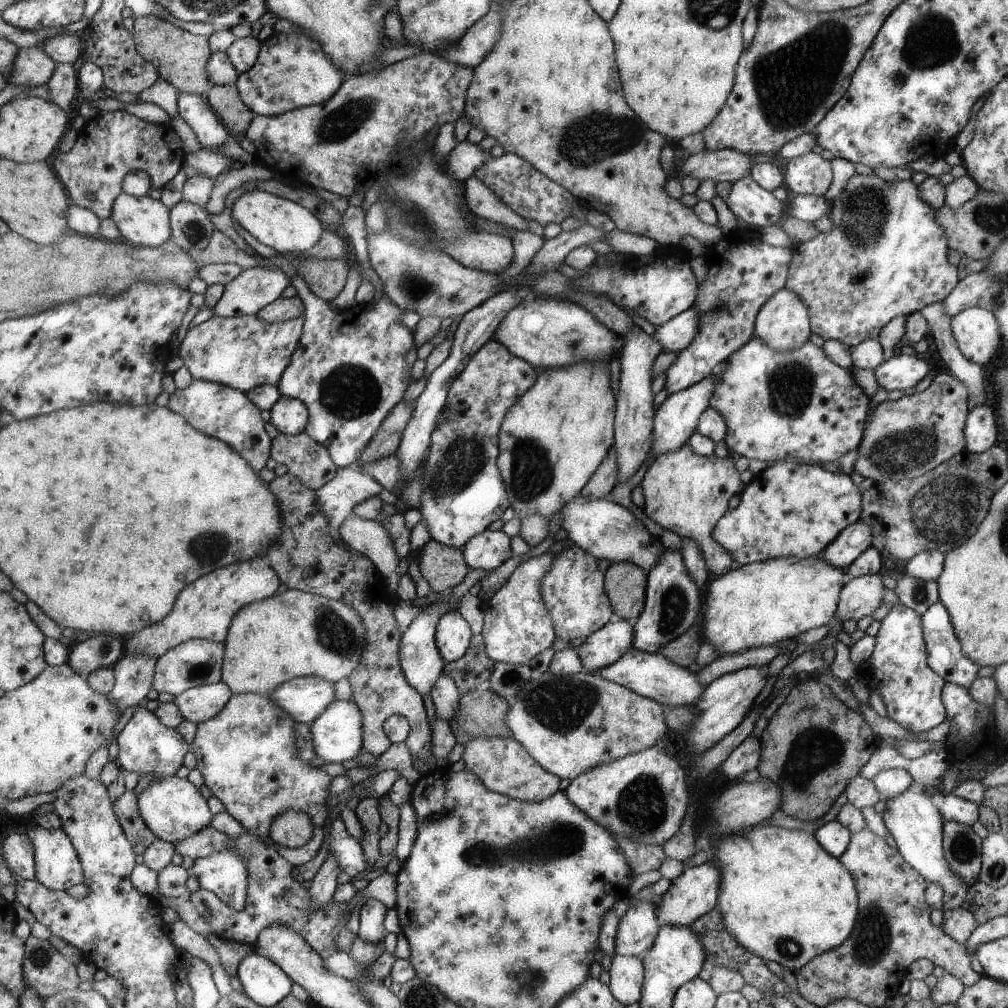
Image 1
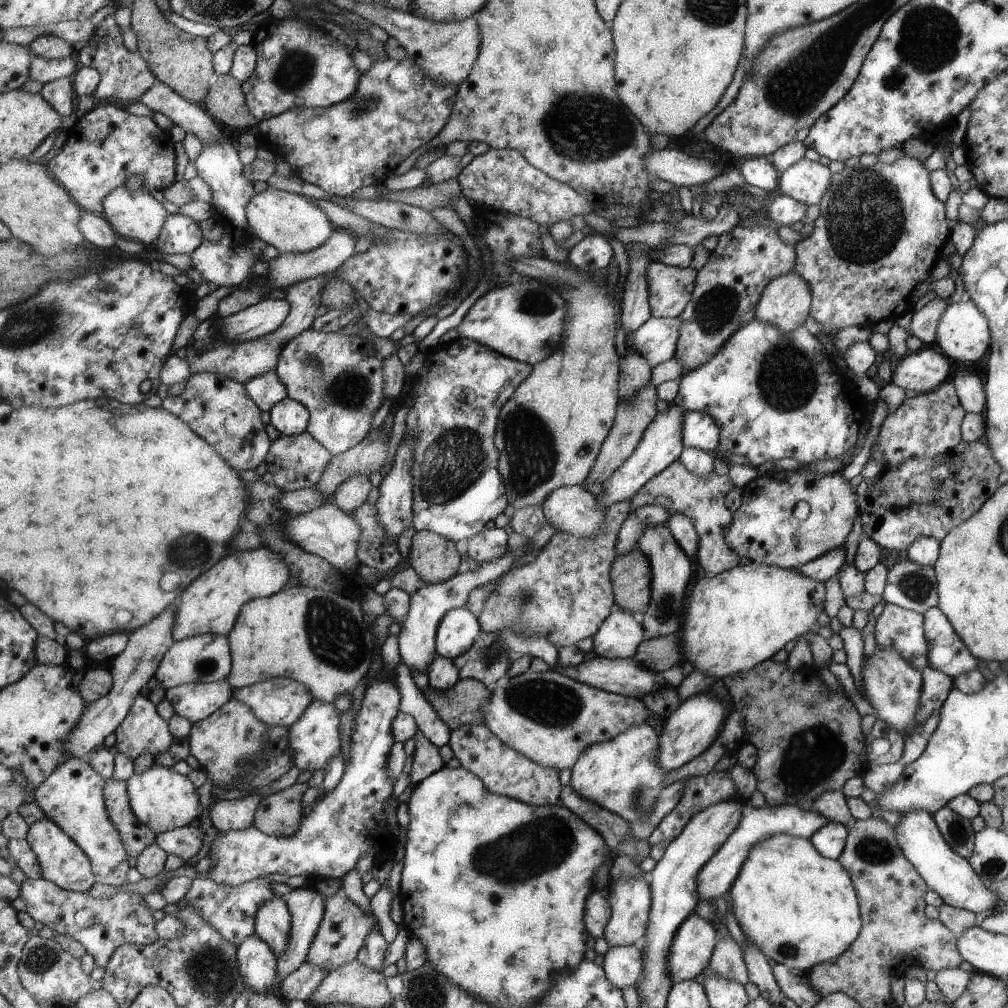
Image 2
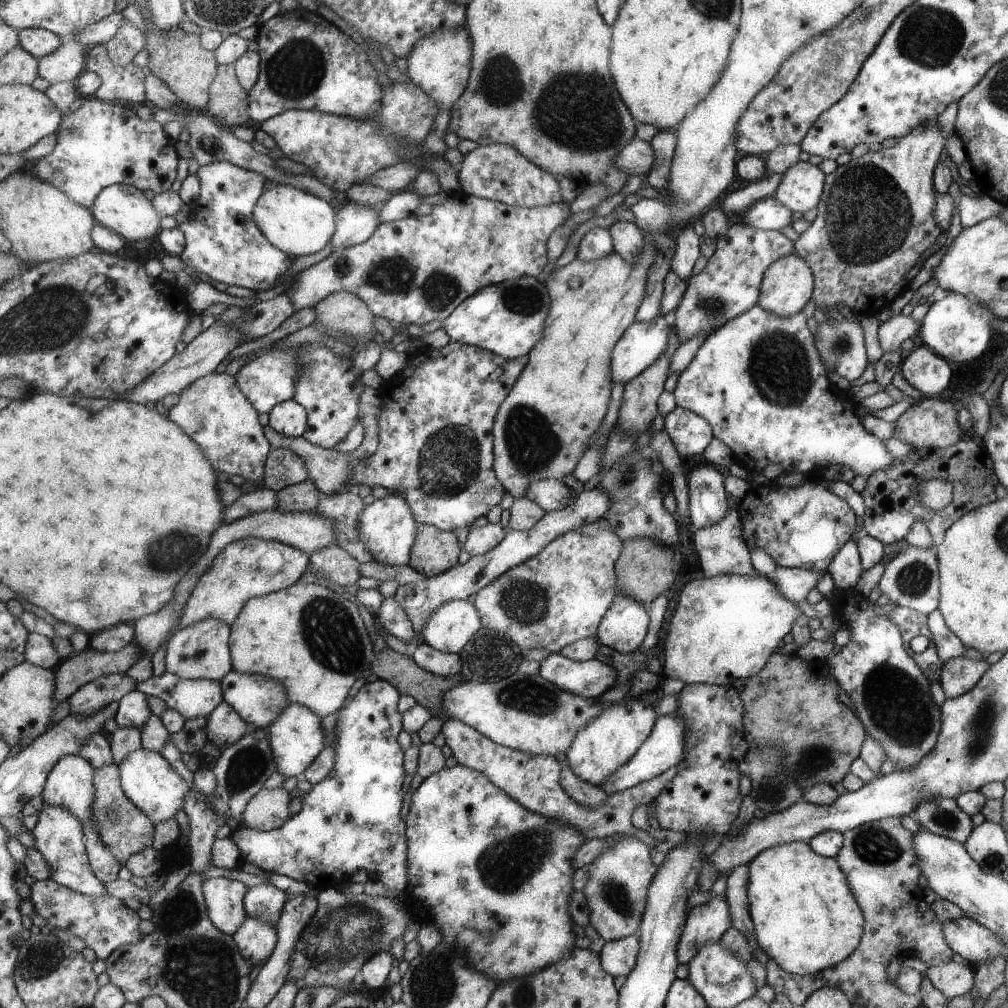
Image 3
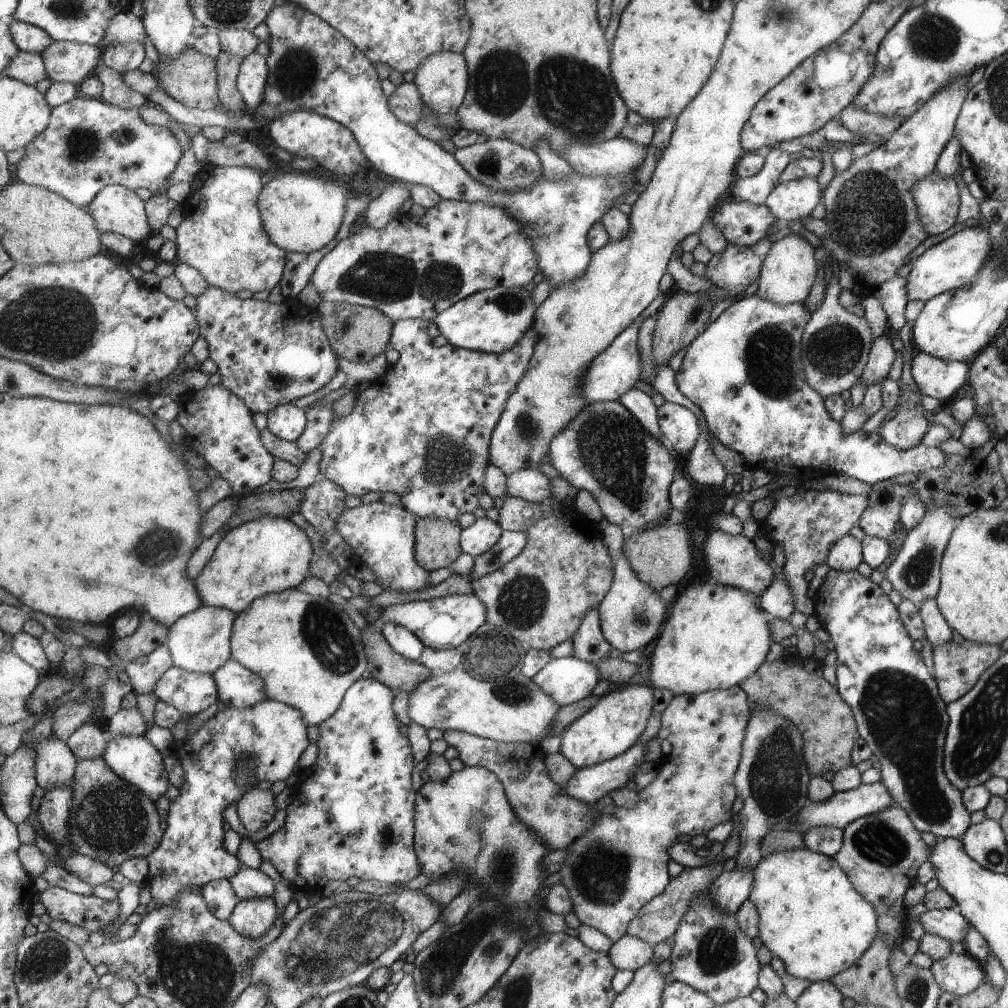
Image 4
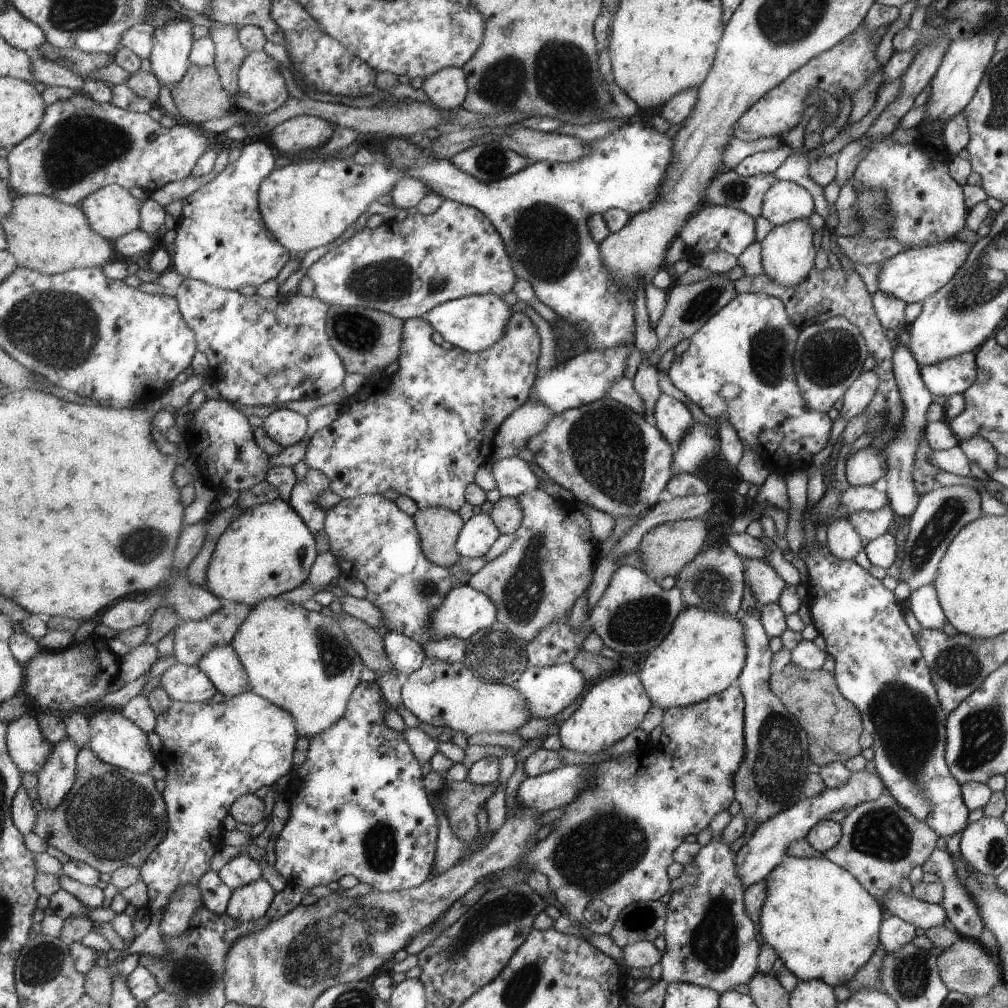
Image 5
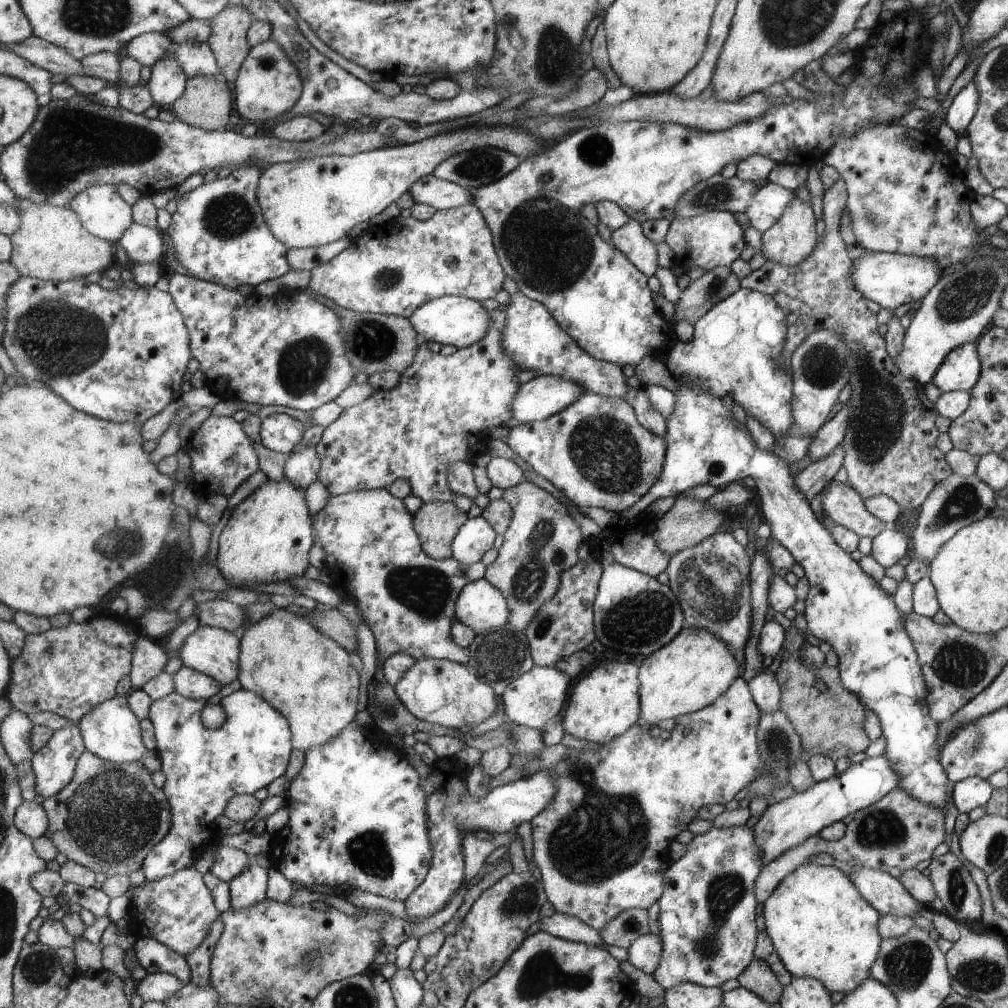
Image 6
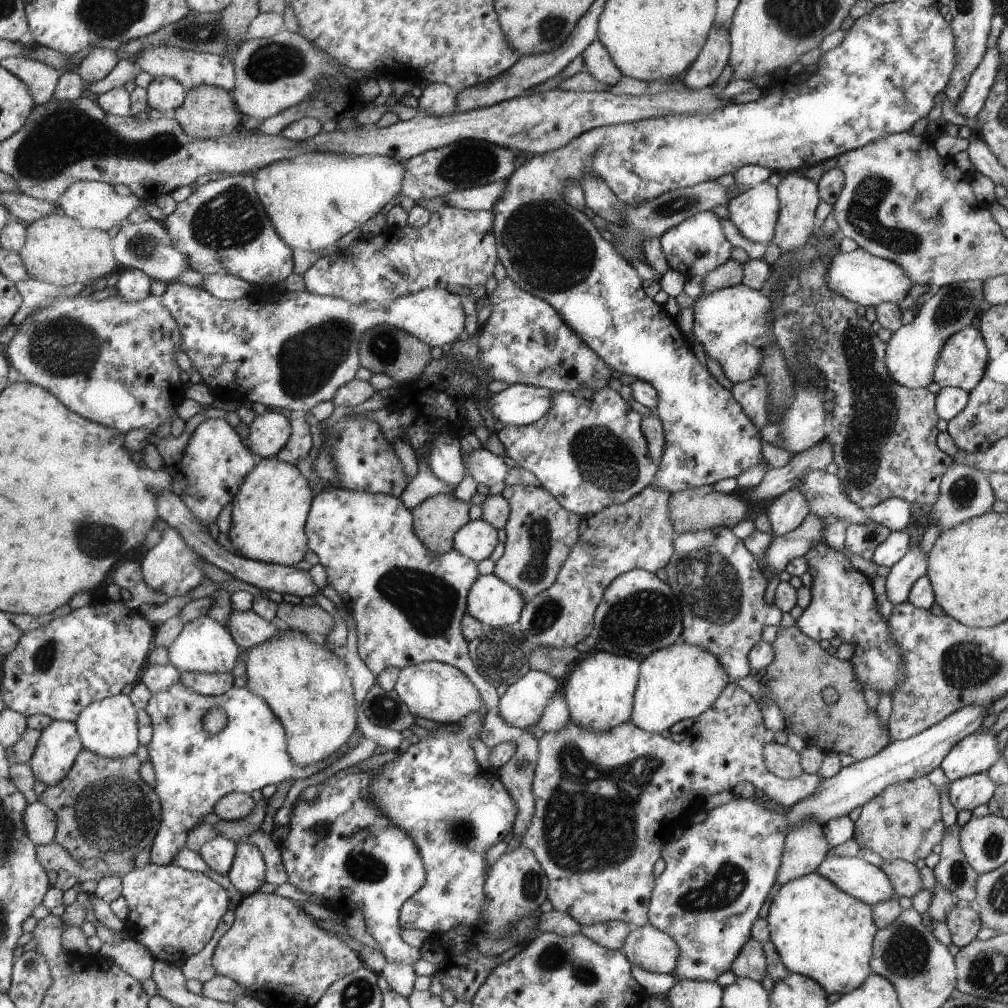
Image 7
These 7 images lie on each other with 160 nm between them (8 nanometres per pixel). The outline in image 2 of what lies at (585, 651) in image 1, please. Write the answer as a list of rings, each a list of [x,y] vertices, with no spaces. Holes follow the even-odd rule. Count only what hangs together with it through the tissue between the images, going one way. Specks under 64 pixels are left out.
[[[614,609],[600,624],[594,636],[593,654],[608,659],[632,658],[636,648],[643,642],[644,628],[638,615],[623,609]]]

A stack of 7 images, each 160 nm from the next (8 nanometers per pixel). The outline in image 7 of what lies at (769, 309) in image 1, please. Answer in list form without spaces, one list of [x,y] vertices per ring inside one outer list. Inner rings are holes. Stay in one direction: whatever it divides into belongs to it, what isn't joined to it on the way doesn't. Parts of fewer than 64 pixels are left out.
[[[787,171],[785,176],[779,180],[776,192],[780,211],[770,244],[775,244],[781,253],[792,252],[808,243],[813,236],[813,212],[815,212],[815,206],[819,204],[819,190],[801,172]]]

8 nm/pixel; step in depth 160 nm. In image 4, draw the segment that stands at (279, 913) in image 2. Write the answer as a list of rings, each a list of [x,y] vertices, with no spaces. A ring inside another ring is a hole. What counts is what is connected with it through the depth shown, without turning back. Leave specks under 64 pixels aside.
[[[246,866],[229,878],[240,900],[273,897],[276,893],[276,883],[259,869]]]

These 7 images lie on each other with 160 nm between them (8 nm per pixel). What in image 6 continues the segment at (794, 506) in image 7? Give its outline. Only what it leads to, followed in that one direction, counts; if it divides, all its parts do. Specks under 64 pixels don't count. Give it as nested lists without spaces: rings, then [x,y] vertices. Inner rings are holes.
[[[836,444],[827,456],[821,457],[814,463],[810,463],[796,474],[796,488],[804,493],[807,500],[833,480],[833,475],[842,466],[844,450],[840,444]]]

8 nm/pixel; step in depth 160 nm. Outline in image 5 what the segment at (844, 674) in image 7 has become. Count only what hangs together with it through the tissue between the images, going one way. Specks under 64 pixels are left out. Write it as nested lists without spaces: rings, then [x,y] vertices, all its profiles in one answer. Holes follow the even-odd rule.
[[[787,662],[780,671],[770,673],[768,687],[806,732],[811,763],[819,767],[833,761],[844,764],[851,756],[862,751],[857,744],[857,738],[861,734],[863,720],[856,705],[845,700],[837,688],[834,673],[821,669],[808,671]]]

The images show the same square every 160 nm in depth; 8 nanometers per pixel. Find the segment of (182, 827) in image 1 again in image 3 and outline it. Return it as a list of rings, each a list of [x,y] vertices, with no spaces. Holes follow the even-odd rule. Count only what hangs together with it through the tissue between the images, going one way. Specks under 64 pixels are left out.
[[[138,750],[120,766],[120,771],[127,796],[155,824],[171,820],[179,810],[184,810],[183,798],[192,792],[192,786],[161,753]]]

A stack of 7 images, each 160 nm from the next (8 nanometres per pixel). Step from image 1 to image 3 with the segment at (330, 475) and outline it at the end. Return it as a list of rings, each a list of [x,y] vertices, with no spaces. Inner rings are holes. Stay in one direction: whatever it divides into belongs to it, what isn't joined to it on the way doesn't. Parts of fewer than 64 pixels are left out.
[[[290,448],[275,449],[270,452],[266,464],[264,484],[276,493],[291,485],[302,483],[309,478],[306,460]]]

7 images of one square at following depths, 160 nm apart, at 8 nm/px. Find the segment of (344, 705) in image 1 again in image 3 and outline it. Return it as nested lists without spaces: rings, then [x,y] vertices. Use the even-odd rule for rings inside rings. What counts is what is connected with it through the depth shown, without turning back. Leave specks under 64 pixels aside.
[[[290,704],[281,718],[268,728],[271,731],[271,744],[278,764],[278,770],[286,777],[301,778],[303,772],[317,760],[317,756],[327,746],[327,730],[323,717],[308,706]]]

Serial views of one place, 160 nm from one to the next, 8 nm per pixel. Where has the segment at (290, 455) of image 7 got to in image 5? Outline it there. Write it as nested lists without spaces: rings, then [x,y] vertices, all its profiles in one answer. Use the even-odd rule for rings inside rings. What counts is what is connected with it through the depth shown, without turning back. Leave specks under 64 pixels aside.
[[[309,468],[303,480],[295,485],[295,488],[292,490],[292,495],[288,500],[291,506],[305,519],[305,522],[312,529],[314,535],[325,533],[324,520],[329,509],[321,508],[319,502],[317,502],[317,496],[325,491],[333,492],[332,482],[329,476],[320,470]]]

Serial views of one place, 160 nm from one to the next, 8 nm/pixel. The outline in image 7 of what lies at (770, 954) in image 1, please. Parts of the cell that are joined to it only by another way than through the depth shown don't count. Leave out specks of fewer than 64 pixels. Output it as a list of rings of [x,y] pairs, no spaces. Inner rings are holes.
[[[814,871],[776,887],[765,920],[768,925],[769,940],[775,946],[781,964],[788,973],[811,978],[824,989],[824,992],[846,994],[860,987],[872,974],[872,941],[878,929],[872,920],[871,906],[841,892],[836,885],[827,878],[821,877],[819,873]]]

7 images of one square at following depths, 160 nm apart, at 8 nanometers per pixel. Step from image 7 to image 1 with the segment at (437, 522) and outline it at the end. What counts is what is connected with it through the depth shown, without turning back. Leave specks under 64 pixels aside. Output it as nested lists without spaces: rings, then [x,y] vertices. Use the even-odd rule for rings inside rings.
[[[433,538],[421,547],[417,561],[431,591],[442,594],[461,584],[471,569],[463,548],[450,547]]]

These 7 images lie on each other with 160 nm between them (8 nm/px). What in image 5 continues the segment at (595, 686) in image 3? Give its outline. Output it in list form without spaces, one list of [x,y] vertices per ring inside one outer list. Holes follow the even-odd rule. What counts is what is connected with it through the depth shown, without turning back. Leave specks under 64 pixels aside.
[[[573,663],[554,664],[546,667],[529,666],[515,682],[514,687],[523,695],[534,718],[554,718],[563,712],[569,704],[581,698],[587,691],[589,682],[584,673]]]

